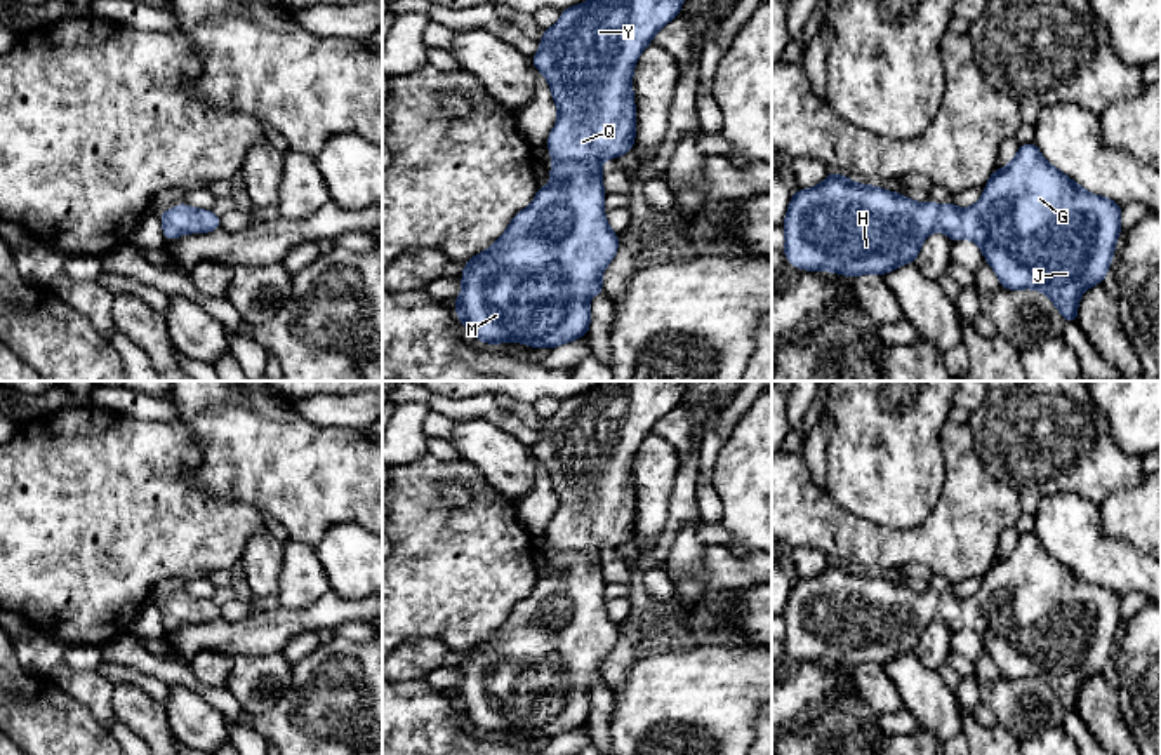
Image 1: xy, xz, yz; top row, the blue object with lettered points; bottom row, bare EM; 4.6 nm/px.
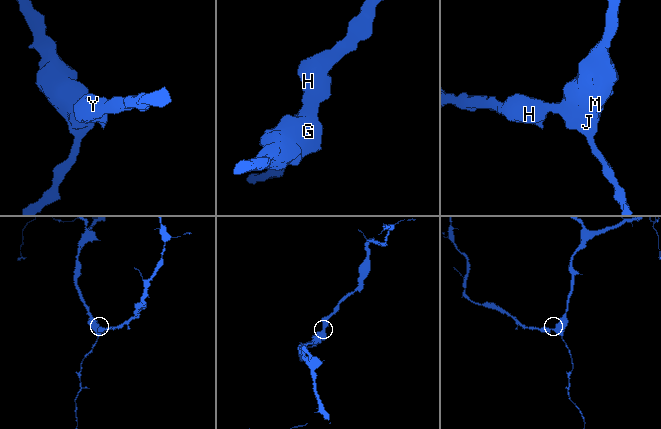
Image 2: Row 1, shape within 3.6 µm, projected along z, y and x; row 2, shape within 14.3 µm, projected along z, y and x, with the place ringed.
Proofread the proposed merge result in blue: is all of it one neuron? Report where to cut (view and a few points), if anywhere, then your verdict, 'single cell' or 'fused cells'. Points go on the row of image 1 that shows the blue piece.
no cut | single cell

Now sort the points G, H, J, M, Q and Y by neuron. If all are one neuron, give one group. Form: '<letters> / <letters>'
G H J M Q Y

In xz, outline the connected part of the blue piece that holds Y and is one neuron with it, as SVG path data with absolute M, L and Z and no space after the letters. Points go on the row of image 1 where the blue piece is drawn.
M587 0L561 10L560 21L544 30L539 52L532 64L546 77L558 122L547 137L553 169L546 174L553 186L539 186L534 202L520 210L502 237L487 251L466 261L461 273L462 292L454 299L461 324L481 343L525 343L532 348L554 348L587 336L589 299L605 294L601 273L615 257L619 235L605 217L605 188L601 162L619 158L634 148L636 108L633 96L633 70L653 35L676 16L683 0Z

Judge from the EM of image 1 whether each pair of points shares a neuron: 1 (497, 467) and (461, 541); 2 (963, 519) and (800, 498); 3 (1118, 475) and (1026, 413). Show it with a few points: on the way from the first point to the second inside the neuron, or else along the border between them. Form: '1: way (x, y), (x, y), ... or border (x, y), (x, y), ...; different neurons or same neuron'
1: border (463, 458), (494, 487), (513, 500); different neurons
2: way (923, 541), (850, 541), (840, 534); same neuron
3: way (1095, 467), (1076, 449), (1069, 449), (1048, 435); same neuron

